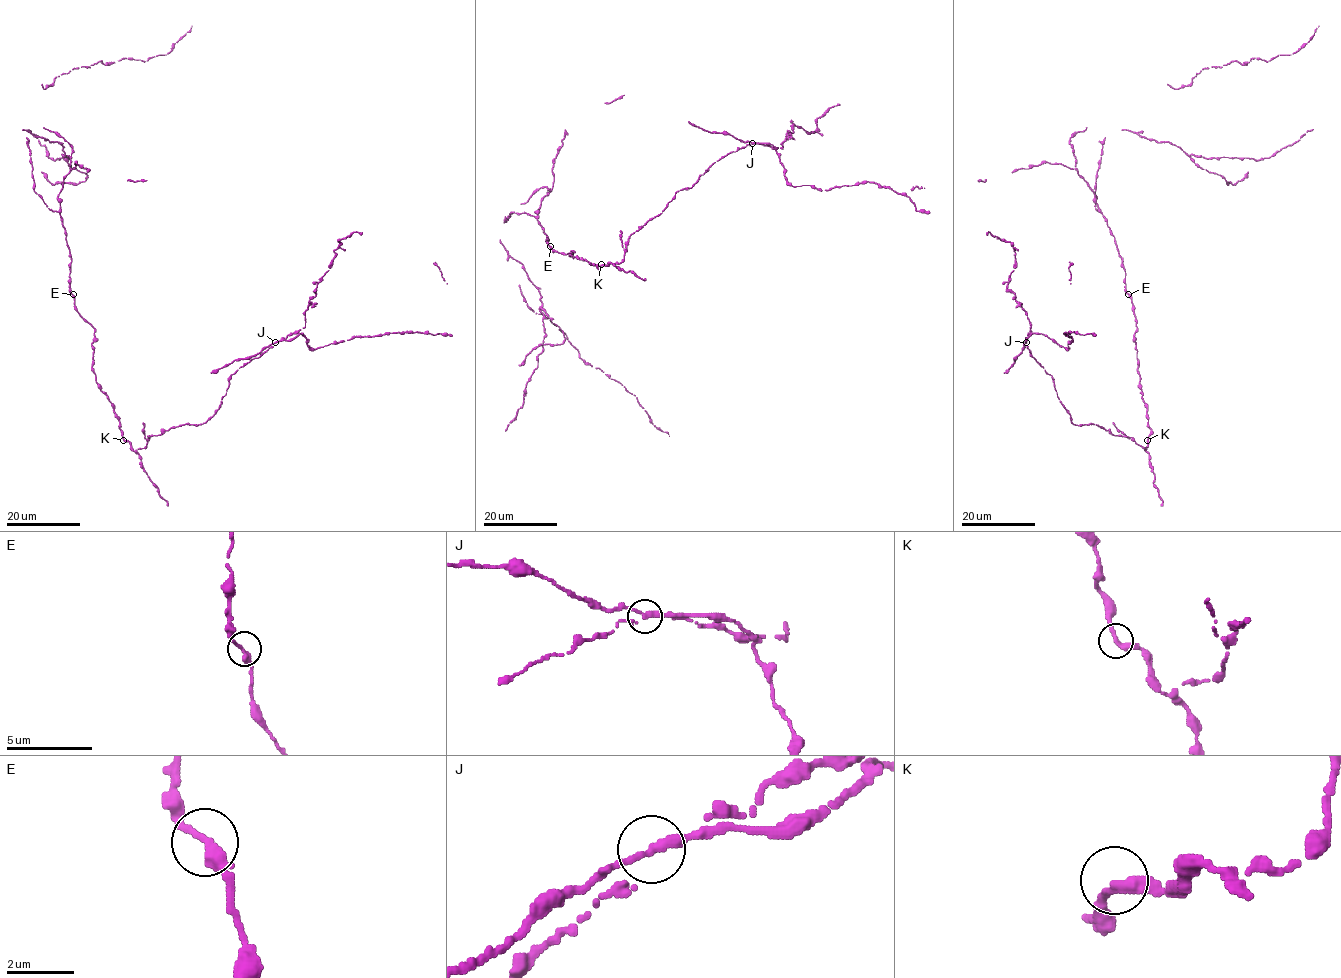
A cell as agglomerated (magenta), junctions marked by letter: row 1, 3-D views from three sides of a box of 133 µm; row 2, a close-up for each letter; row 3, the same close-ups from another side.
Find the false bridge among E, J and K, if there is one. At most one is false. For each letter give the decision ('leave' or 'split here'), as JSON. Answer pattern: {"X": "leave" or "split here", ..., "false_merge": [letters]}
{"E": "leave", "J": "split here", "K": "leave", "false_merge": ["J"]}

